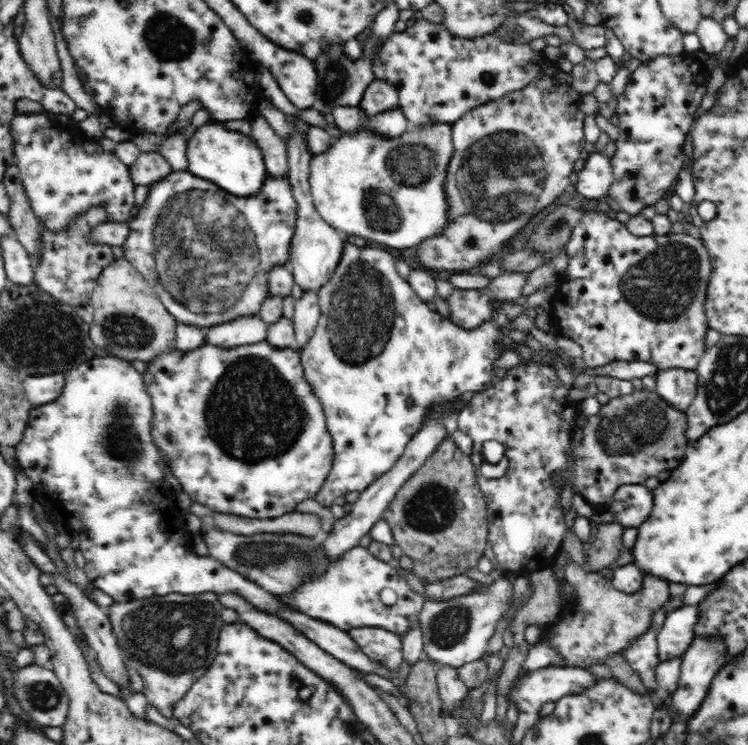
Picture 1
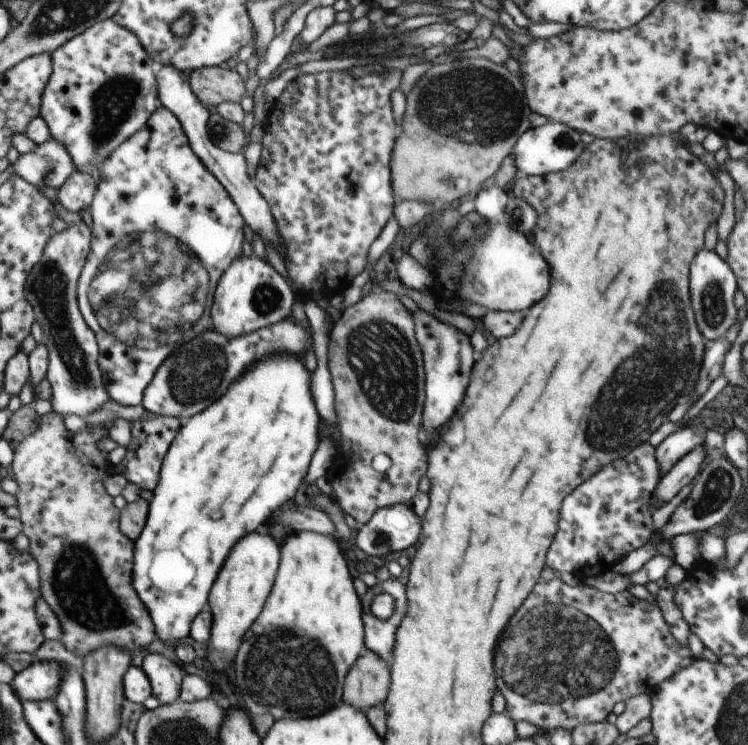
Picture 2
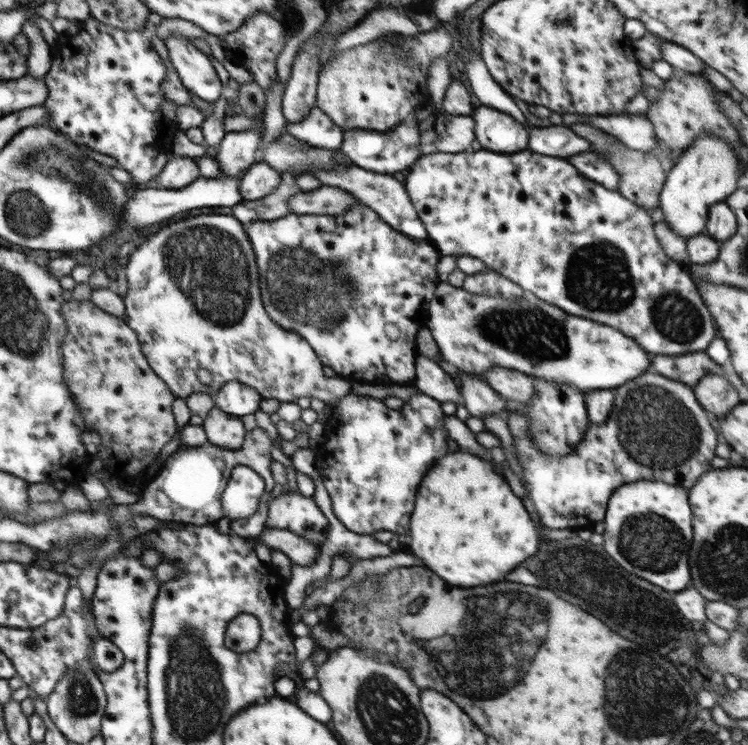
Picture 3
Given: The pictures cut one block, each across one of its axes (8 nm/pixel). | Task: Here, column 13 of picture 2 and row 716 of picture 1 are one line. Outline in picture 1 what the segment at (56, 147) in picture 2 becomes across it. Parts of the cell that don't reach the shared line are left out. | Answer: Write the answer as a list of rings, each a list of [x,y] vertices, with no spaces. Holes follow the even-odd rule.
[[[212,593],[146,595],[146,598],[130,602],[114,602],[108,607],[117,646],[123,651],[128,669],[136,677],[147,703],[164,717],[170,719],[175,704],[190,691],[198,678],[204,676],[217,658],[225,607],[220,596]],[[162,604],[170,604],[168,614]]]

